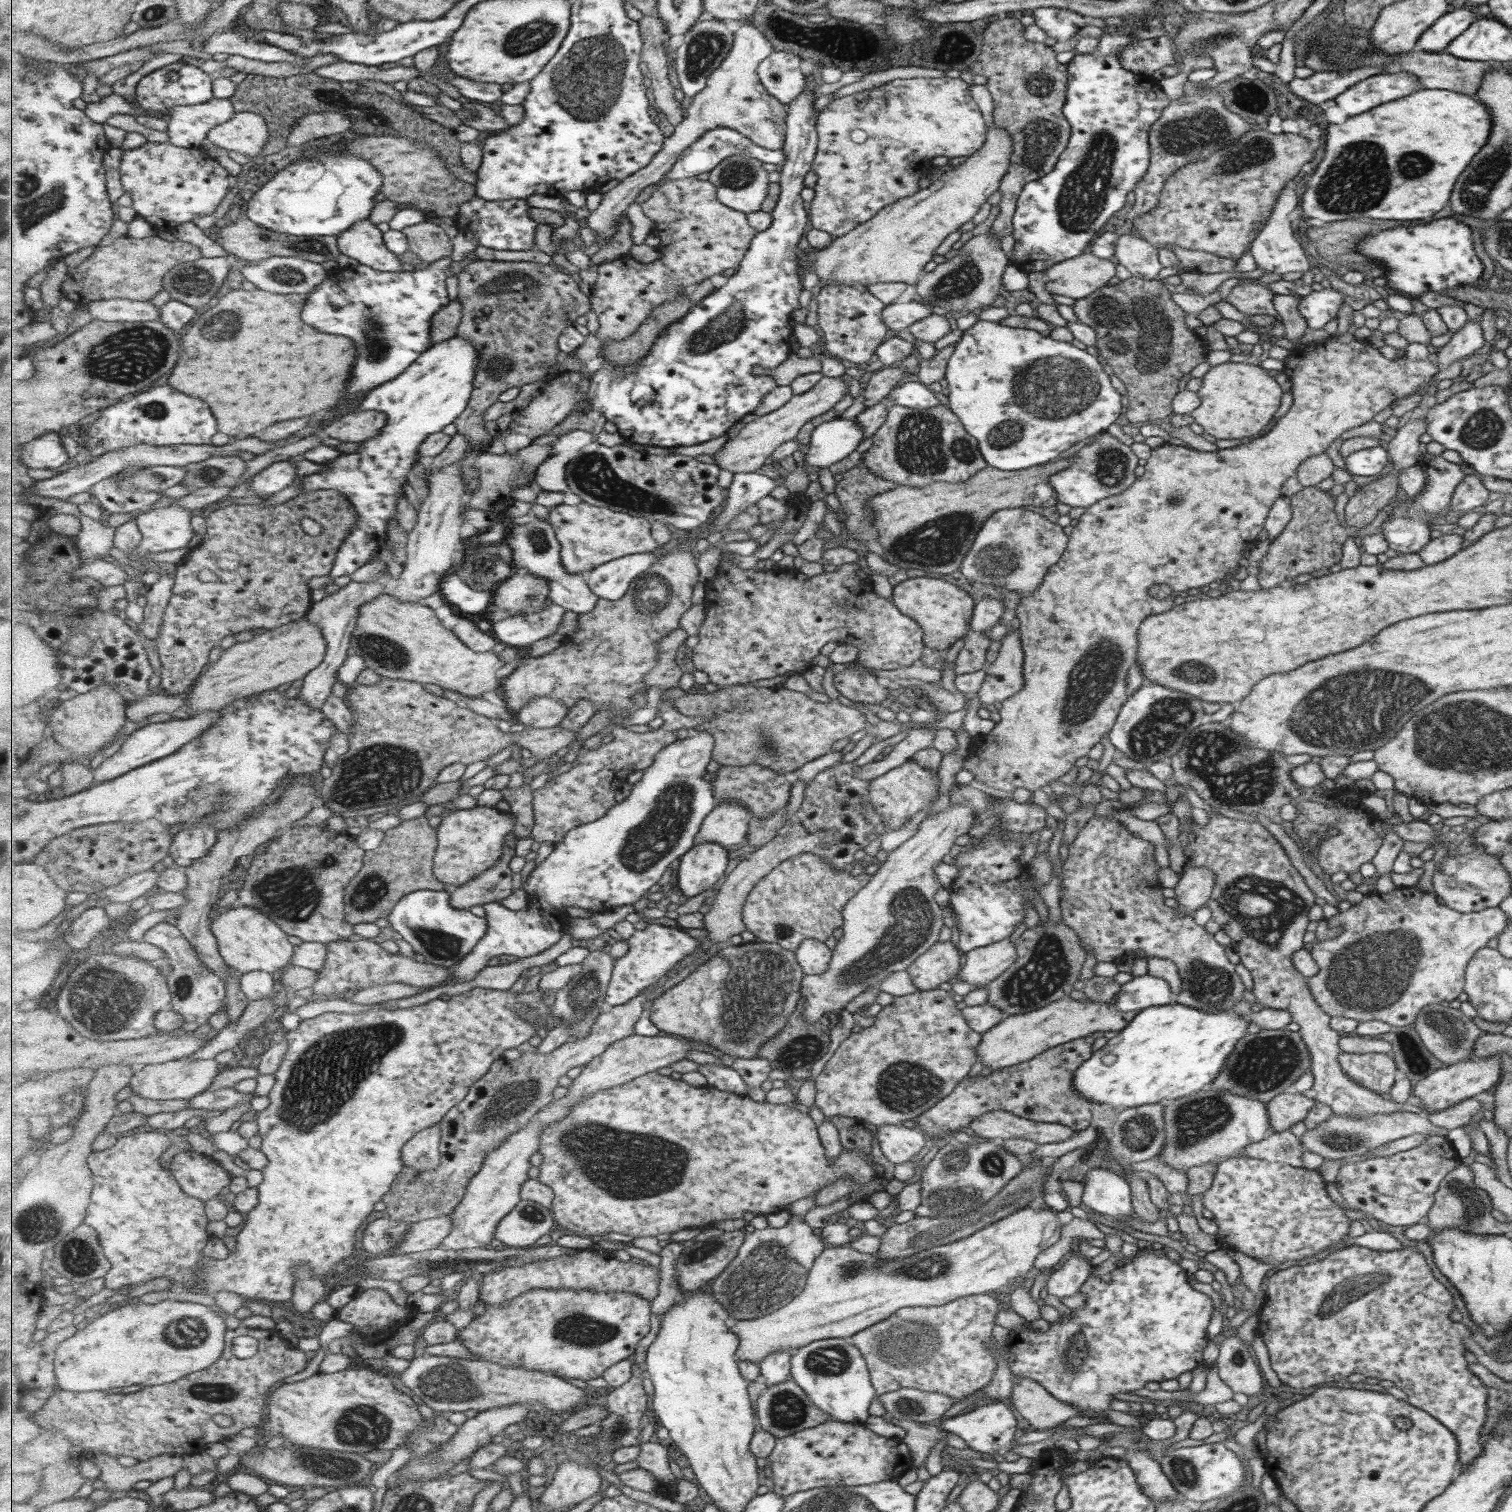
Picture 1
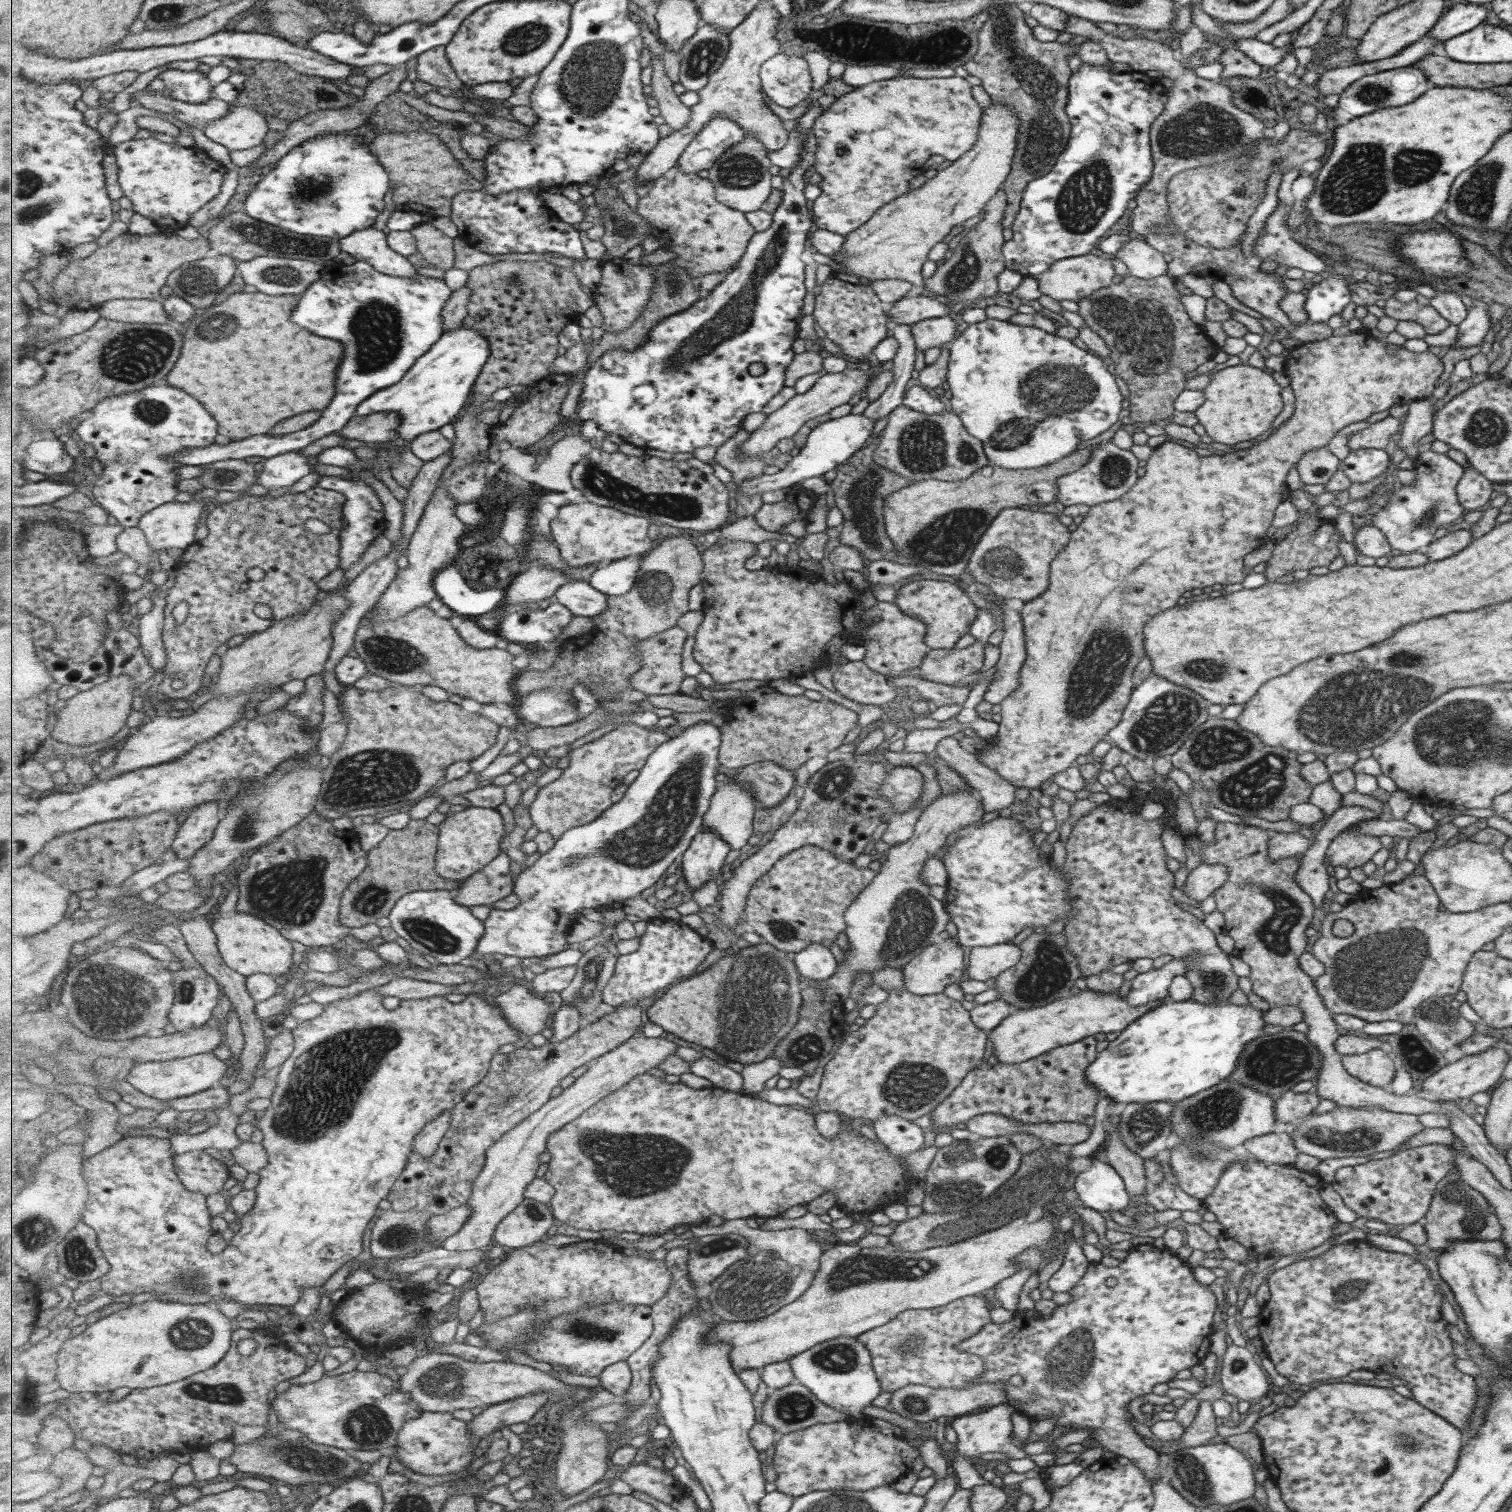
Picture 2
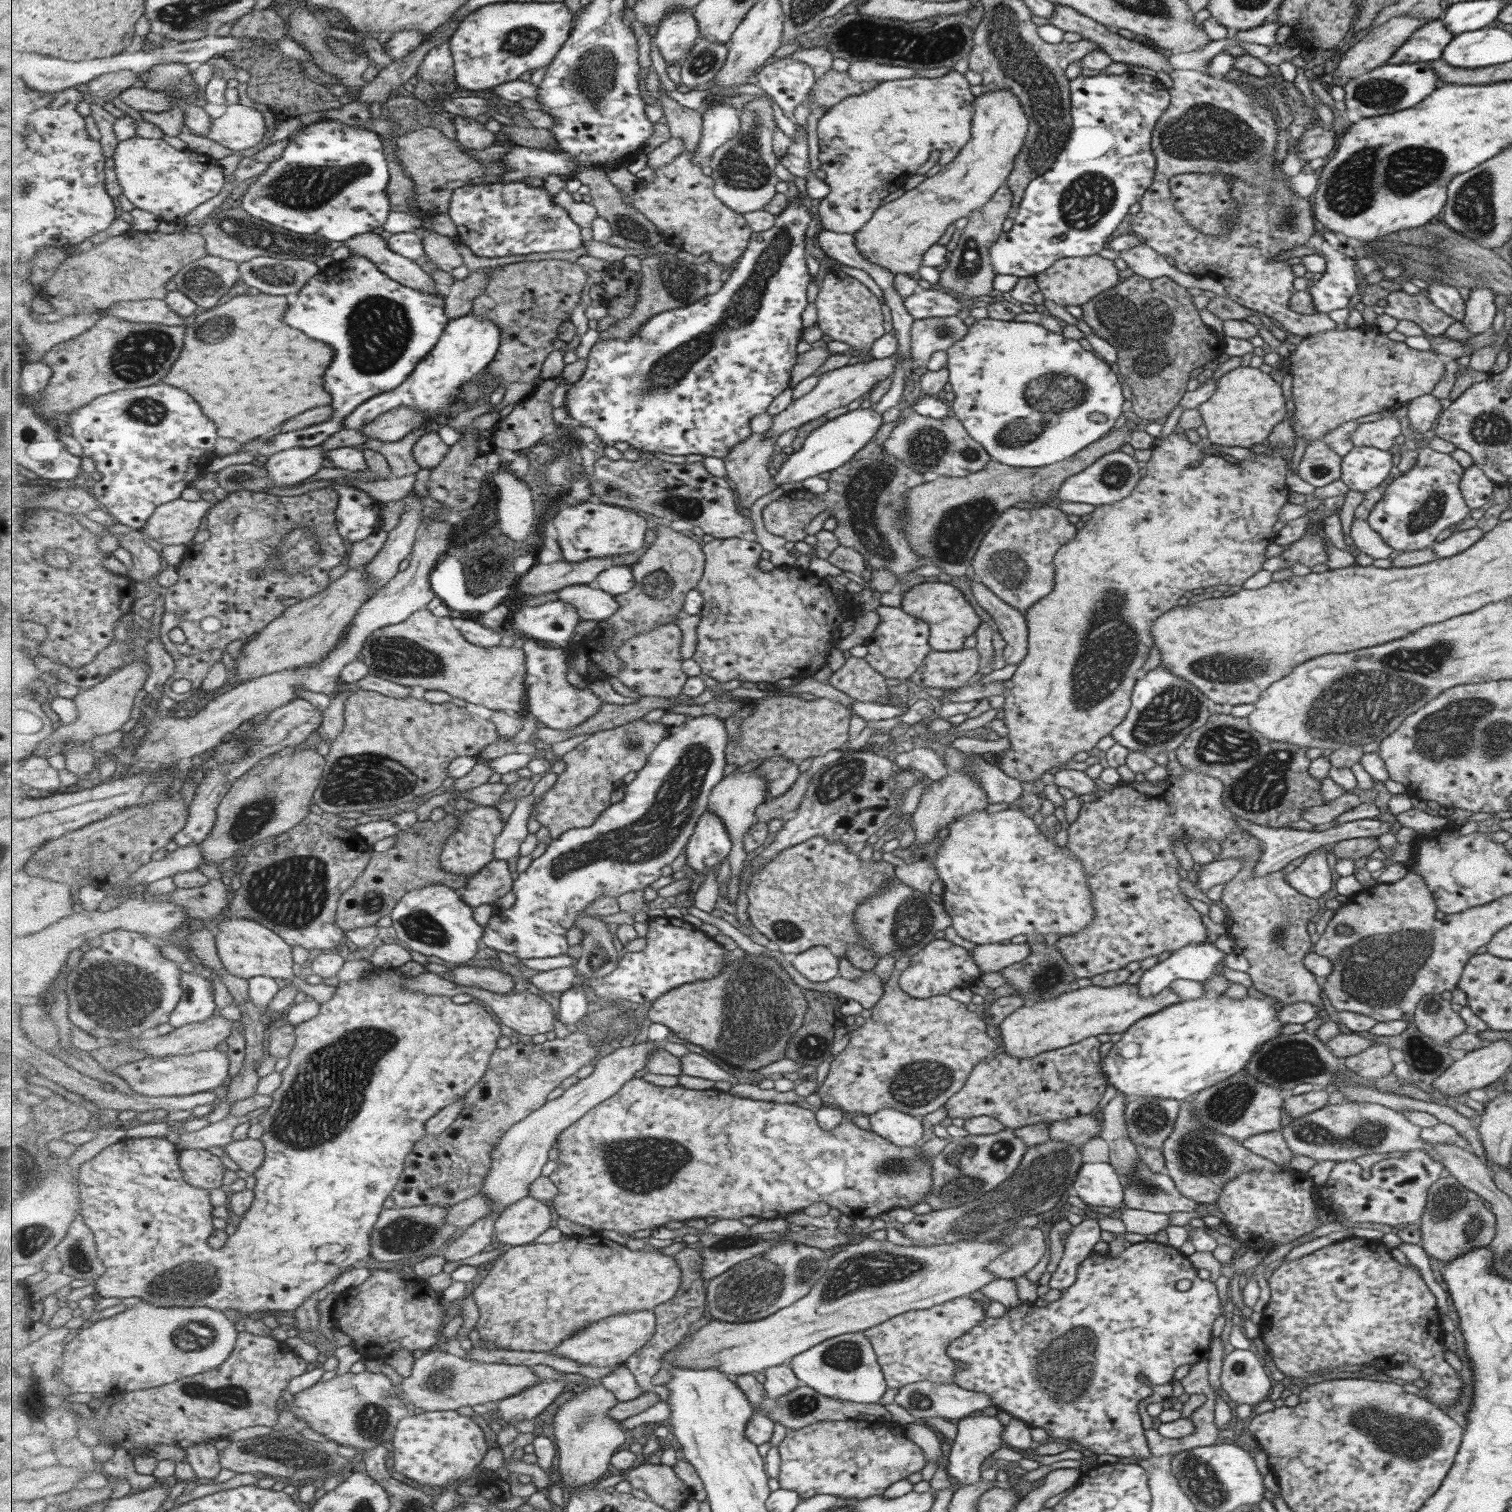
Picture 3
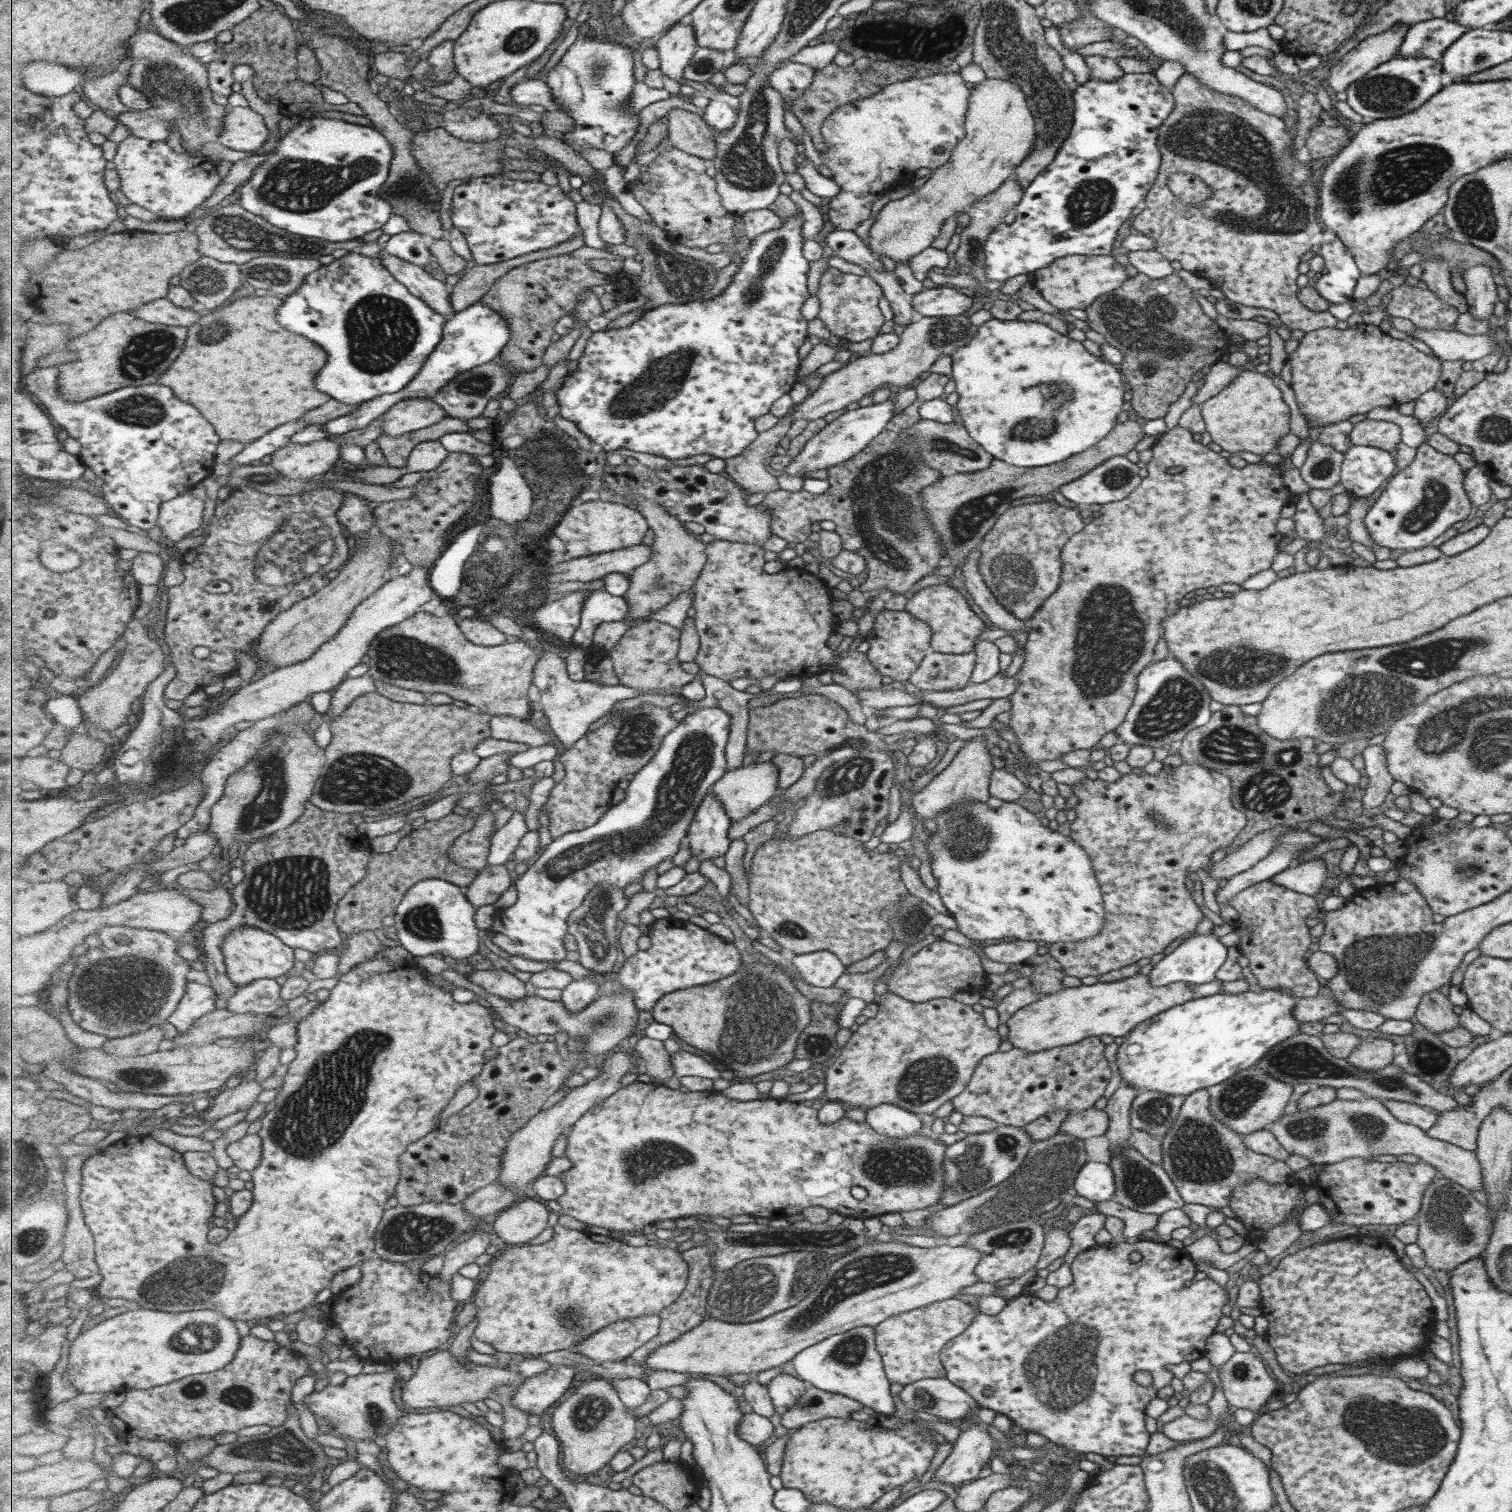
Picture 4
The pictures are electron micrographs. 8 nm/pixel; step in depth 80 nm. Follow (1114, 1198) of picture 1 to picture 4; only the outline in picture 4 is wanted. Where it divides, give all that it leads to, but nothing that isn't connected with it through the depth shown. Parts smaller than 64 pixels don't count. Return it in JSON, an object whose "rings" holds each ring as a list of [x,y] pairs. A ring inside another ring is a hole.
{"rings":[[[1085,1162],[1074,1178],[1073,1189],[1077,1196],[1091,1202],[1103,1202],[1114,1198],[1115,1185],[1110,1166],[1101,1162]]]}

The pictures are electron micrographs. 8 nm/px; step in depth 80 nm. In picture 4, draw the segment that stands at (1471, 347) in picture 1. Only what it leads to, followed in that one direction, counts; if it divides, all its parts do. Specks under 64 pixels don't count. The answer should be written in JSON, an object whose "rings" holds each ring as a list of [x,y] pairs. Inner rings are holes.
{"rings":[[[1484,265],[1471,267],[1462,279],[1465,284],[1466,311],[1475,320],[1487,320],[1492,314],[1493,304],[1498,300],[1490,268]]]}

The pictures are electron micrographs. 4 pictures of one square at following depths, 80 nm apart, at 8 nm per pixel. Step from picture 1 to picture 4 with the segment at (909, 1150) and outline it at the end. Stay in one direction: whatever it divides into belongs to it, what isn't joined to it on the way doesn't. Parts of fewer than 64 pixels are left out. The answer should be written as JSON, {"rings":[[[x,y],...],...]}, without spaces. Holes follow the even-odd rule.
{"rings":[[[879,1104],[864,1112],[863,1122],[877,1134],[905,1138],[919,1132],[920,1116],[891,1104]]]}

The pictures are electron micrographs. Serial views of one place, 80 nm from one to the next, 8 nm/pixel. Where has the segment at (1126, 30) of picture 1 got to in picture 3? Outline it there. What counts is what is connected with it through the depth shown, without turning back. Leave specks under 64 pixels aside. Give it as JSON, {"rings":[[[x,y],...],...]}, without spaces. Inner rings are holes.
{"rings":[[[1126,71],[1124,74],[1116,75],[1099,75],[1078,76],[1068,83],[1070,91],[1070,117],[1071,126],[1068,139],[1059,152],[1059,155],[1053,161],[1053,164],[1041,176],[1032,178],[1023,191],[1021,200],[1018,204],[1017,214],[1013,219],[1013,224],[1009,231],[1002,232],[993,241],[989,247],[989,258],[994,268],[995,274],[1012,274],[1013,276],[1025,277],[1037,275],[1049,268],[1055,260],[1067,257],[1084,257],[1097,255],[1099,250],[1106,249],[1106,242],[1110,239],[1111,232],[1117,228],[1117,224],[1125,218],[1127,210],[1131,204],[1135,204],[1141,198],[1145,189],[1153,182],[1153,173],[1155,170],[1155,157],[1151,151],[1151,131],[1153,125],[1157,122],[1161,113],[1169,106],[1170,96],[1168,89],[1153,76],[1143,76]]]}

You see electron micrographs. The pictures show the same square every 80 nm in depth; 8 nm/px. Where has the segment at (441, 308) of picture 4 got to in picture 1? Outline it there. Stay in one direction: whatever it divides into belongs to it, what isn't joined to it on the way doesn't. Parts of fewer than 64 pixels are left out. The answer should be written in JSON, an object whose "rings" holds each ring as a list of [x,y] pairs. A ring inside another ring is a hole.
{"rings":[[[371,220],[359,221],[337,236],[339,250],[365,264],[383,272],[401,272],[401,259],[385,244],[384,232]]]}

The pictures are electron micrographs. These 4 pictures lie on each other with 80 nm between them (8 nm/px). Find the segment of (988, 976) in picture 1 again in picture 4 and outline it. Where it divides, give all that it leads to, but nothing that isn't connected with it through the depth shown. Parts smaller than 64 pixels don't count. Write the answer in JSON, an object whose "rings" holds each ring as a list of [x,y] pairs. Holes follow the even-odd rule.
{"rings":[[[1017,939],[1016,941],[999,942],[994,945],[984,946],[980,949],[981,954],[989,958],[989,960],[1011,966],[1035,955],[1037,947],[1035,941]]]}

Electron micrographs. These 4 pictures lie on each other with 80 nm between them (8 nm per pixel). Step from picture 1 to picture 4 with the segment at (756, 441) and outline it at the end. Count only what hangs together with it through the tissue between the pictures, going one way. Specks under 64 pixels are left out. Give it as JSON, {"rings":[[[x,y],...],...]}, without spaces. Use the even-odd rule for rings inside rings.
{"rings":[[[963,315],[922,317],[916,322],[910,322],[902,328],[898,343],[889,352],[857,356],[841,368],[826,374],[808,397],[798,405],[793,404],[790,420],[812,421],[824,418],[829,413],[845,409],[850,402],[857,402],[879,387],[889,386],[900,390],[921,372],[928,370],[939,355],[951,356],[956,348],[971,340],[975,332],[977,327],[969,323],[969,319]]]}

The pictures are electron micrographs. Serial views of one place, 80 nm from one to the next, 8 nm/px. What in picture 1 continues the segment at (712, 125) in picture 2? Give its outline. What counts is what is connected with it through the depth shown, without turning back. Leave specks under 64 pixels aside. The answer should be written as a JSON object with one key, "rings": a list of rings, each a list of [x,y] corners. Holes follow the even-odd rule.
{"rings":[[[716,128],[715,130],[710,130],[701,136],[699,141],[695,142],[692,146],[689,146],[685,152],[681,154],[679,160],[675,163],[675,166],[666,174],[668,180],[681,180],[693,176],[699,176],[703,172],[710,173],[712,170],[717,168],[721,161],[727,160],[731,157],[751,157],[751,159],[757,159],[761,162],[768,162],[769,164],[781,164],[783,162],[783,149],[778,151],[768,150],[756,146],[750,138],[747,138],[744,134],[733,130],[732,128]]]}

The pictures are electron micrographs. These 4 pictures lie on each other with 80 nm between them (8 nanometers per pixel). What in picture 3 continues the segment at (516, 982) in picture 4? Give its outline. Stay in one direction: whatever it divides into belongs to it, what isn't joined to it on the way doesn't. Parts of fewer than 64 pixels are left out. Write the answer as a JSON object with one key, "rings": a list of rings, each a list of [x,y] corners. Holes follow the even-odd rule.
{"rings":[[[457,966],[449,970],[449,976],[446,979],[459,985],[483,988],[505,995],[513,994],[515,990],[515,982],[509,974],[491,968]]]}

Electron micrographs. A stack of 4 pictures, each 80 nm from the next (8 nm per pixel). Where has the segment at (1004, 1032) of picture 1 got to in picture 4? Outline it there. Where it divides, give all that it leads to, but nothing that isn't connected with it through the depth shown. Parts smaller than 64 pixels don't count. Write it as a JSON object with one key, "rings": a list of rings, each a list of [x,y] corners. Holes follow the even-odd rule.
{"rings":[[[1135,974],[1118,982],[1098,982],[1091,986],[1062,988],[1047,997],[1019,1008],[1009,1016],[1007,1041],[1013,1048],[1027,1053],[1037,1053],[1046,1049],[1074,1044],[1088,1037],[1107,1035],[1123,1037],[1139,1023],[1153,1016],[1193,1000],[1191,984],[1170,983],[1166,986],[1151,987],[1149,976]]]}

